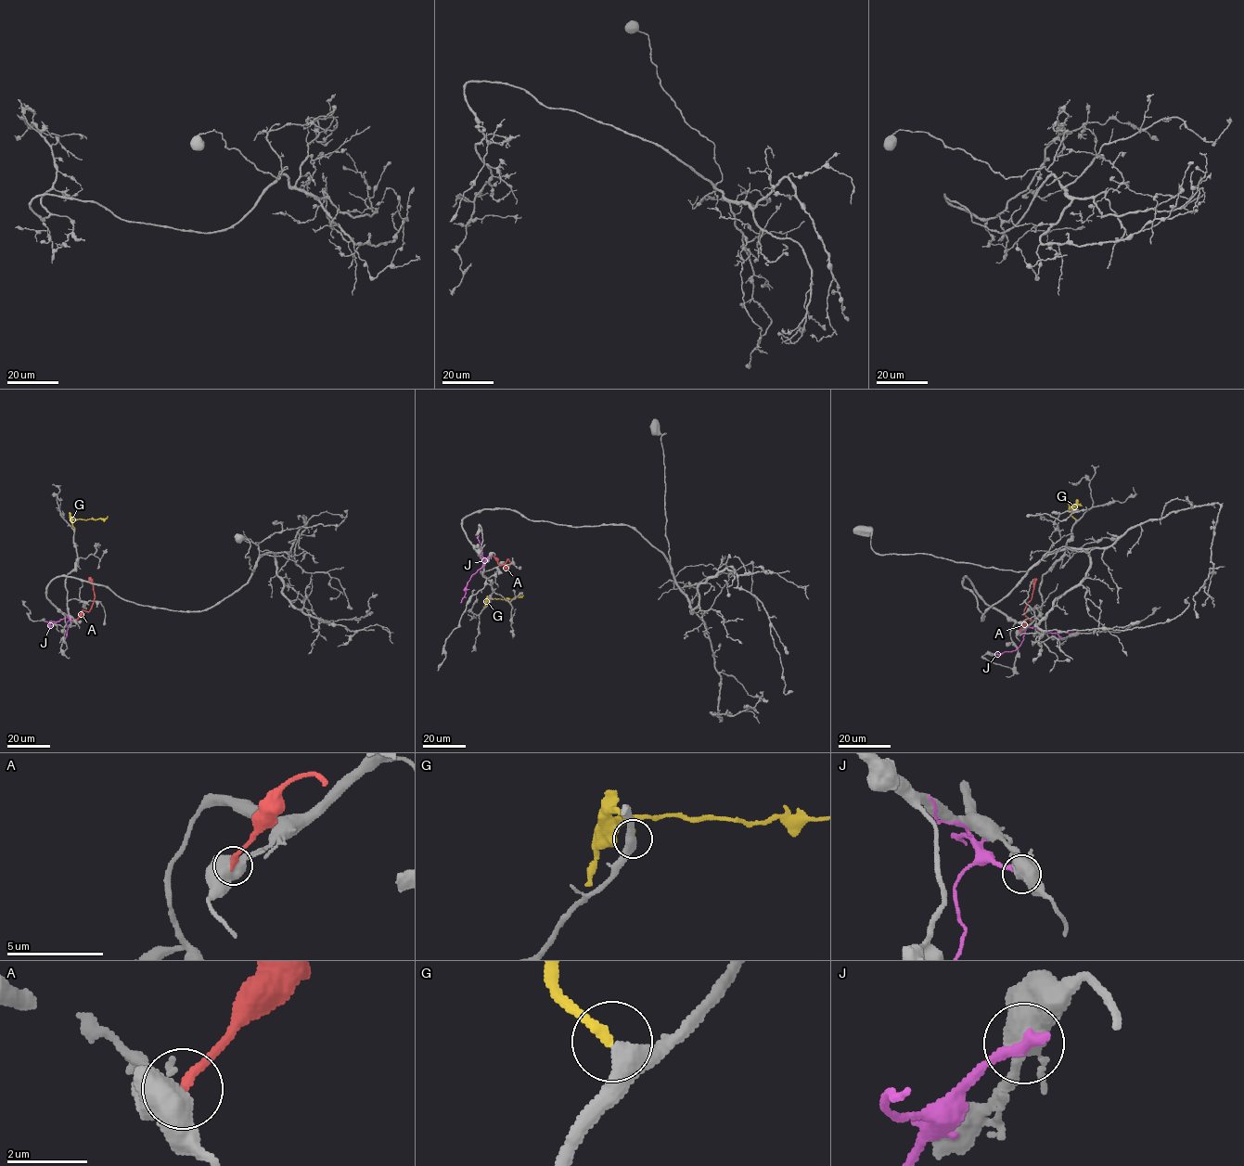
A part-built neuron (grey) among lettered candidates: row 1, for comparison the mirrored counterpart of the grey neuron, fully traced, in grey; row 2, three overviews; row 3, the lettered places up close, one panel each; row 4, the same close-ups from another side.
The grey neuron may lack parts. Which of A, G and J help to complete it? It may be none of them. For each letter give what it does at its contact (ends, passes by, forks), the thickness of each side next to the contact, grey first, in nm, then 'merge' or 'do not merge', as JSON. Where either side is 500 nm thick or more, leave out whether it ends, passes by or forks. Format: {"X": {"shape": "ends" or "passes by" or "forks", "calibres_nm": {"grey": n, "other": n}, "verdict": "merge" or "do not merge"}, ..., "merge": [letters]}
{"A": {"shape": "ends", "calibres_nm": {"grey": 460, "other": 240}, "verdict": "do not merge"}, "G": {"shape": "ends", "calibres_nm": {"grey": 380, "other": 240}, "verdict": "merge"}, "J": {"shape": "ends", "calibres_nm": {"grey": 440, "other": 360}, "verdict": "do not merge"}, "merge": ["G"]}

